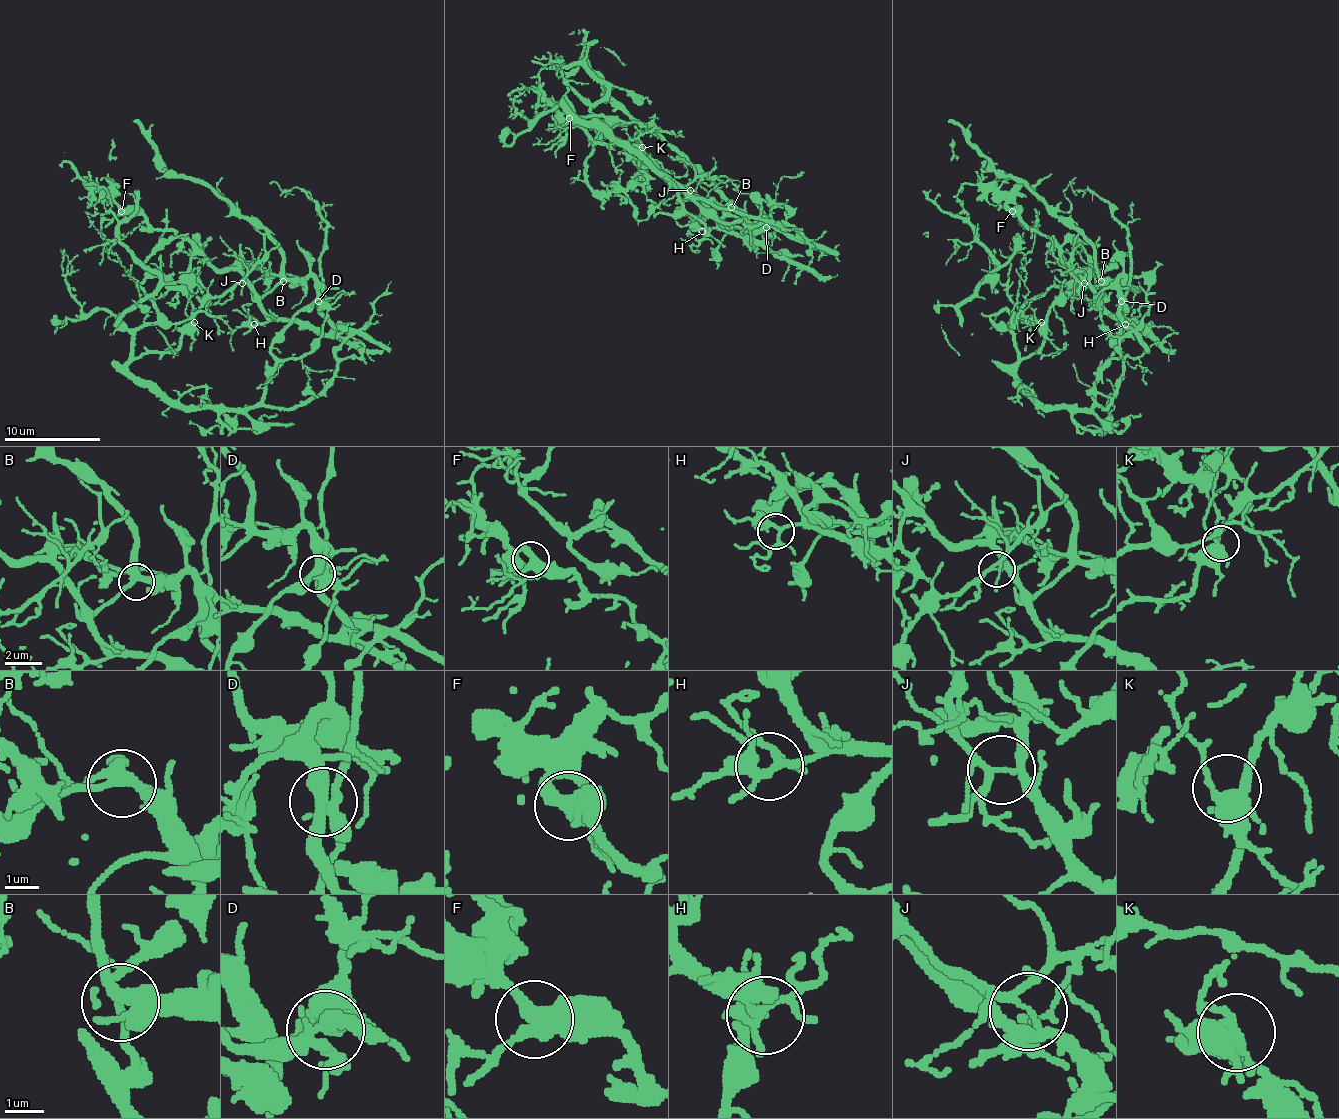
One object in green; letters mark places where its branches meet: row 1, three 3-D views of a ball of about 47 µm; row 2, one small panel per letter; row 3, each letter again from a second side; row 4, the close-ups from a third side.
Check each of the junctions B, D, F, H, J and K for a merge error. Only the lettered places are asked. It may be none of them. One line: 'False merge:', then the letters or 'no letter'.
False merge: D, J

